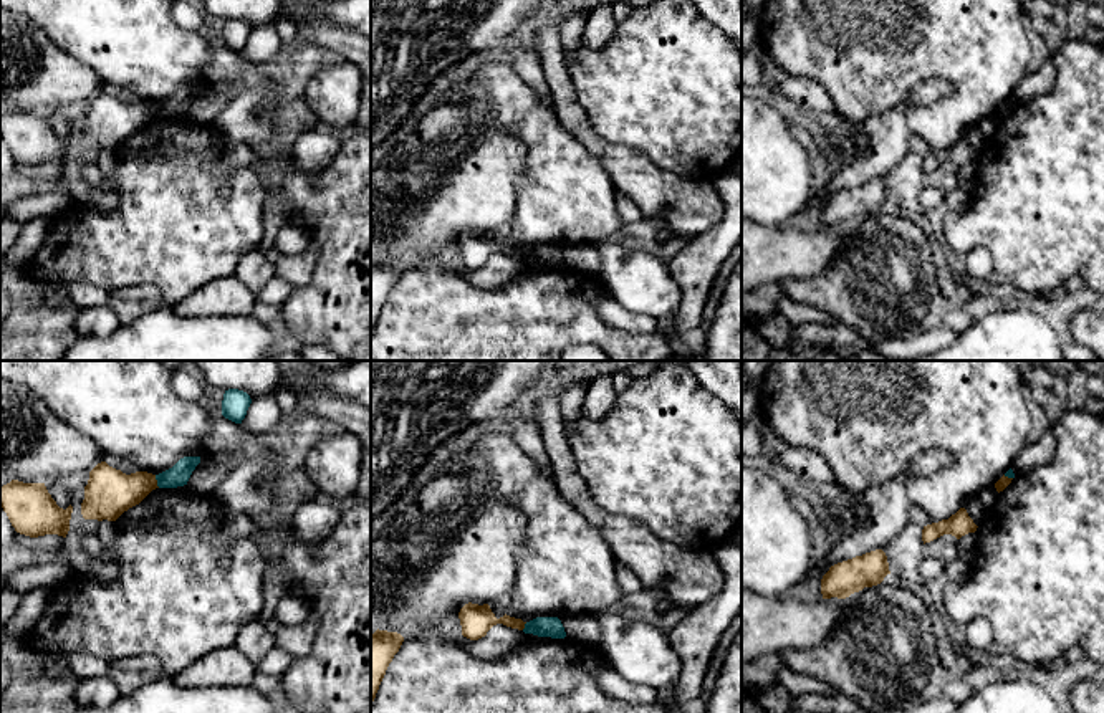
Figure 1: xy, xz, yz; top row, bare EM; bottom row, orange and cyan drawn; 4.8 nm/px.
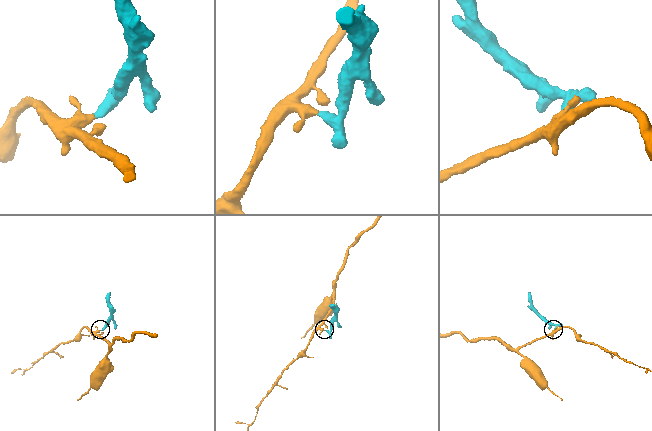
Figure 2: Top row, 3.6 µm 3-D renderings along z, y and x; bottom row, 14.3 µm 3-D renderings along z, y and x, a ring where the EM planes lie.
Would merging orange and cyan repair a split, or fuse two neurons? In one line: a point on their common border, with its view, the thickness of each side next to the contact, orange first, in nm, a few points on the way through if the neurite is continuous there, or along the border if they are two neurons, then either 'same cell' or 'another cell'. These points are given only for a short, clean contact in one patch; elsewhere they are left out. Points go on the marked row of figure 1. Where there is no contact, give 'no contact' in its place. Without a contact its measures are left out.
xy (156, 482) | 240/100 nm | along xy (154, 475), (159, 487) | another cell

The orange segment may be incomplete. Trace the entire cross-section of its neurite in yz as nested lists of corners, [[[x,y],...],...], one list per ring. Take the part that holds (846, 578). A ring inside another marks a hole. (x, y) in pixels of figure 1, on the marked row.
[[[882,549],[838,562],[821,579],[823,599],[846,599],[864,587],[881,584],[887,574],[890,571]]]

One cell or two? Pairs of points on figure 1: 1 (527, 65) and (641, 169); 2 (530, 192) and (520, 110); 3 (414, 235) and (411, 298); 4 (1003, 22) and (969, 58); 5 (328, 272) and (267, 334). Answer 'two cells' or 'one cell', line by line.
1: two cells
2: one cell
3: two cells
4: one cell
5: two cells

